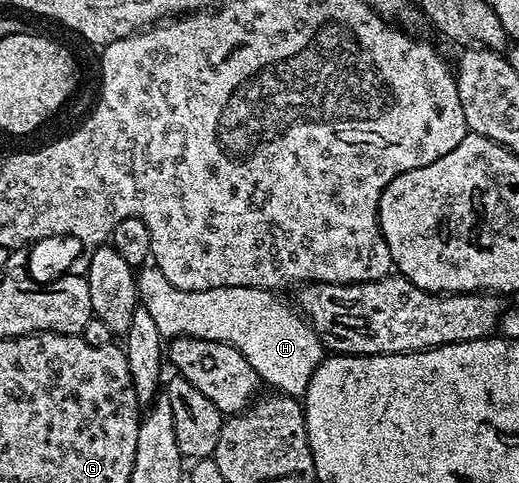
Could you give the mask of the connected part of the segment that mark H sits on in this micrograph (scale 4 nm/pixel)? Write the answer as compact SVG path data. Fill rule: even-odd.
M155 265L142 266L136 272L136 276L140 306L151 313L155 325L159 325L159 333L162 337L186 335L207 341L229 343L235 349L239 349L239 353L243 353L247 361L251 361L258 380L265 382L266 379L273 386L270 388L276 389L280 394L304 396L307 385L323 358L323 339L300 310L293 308L292 311L277 296L280 294L264 287L220 287L202 291L184 291L171 285L171 281L167 281L167 277Z

